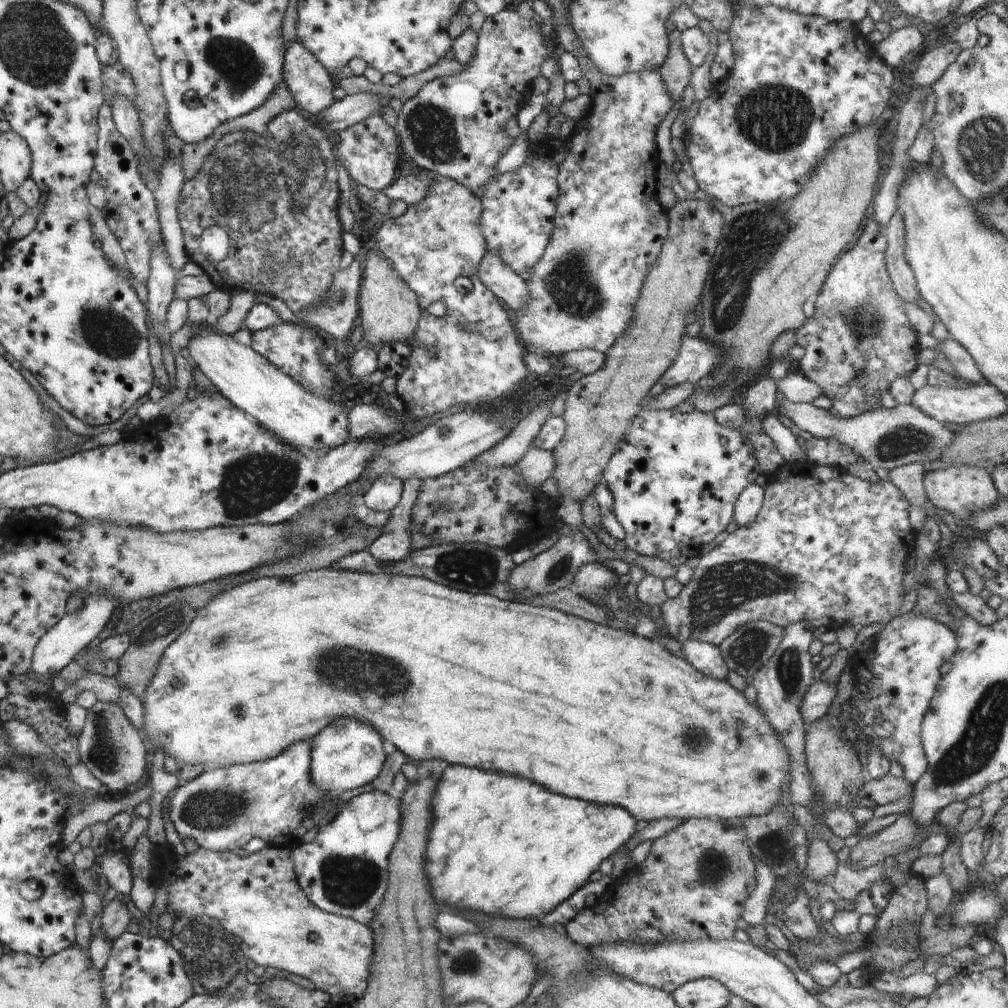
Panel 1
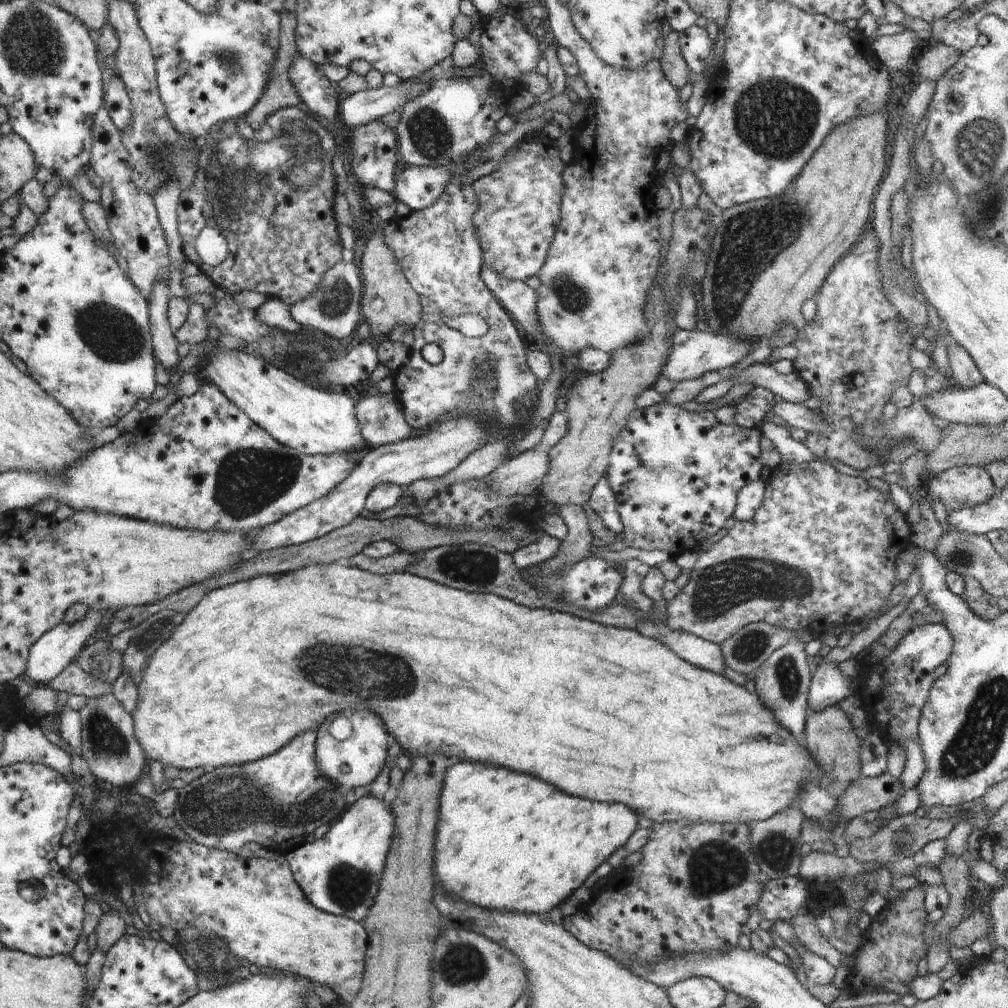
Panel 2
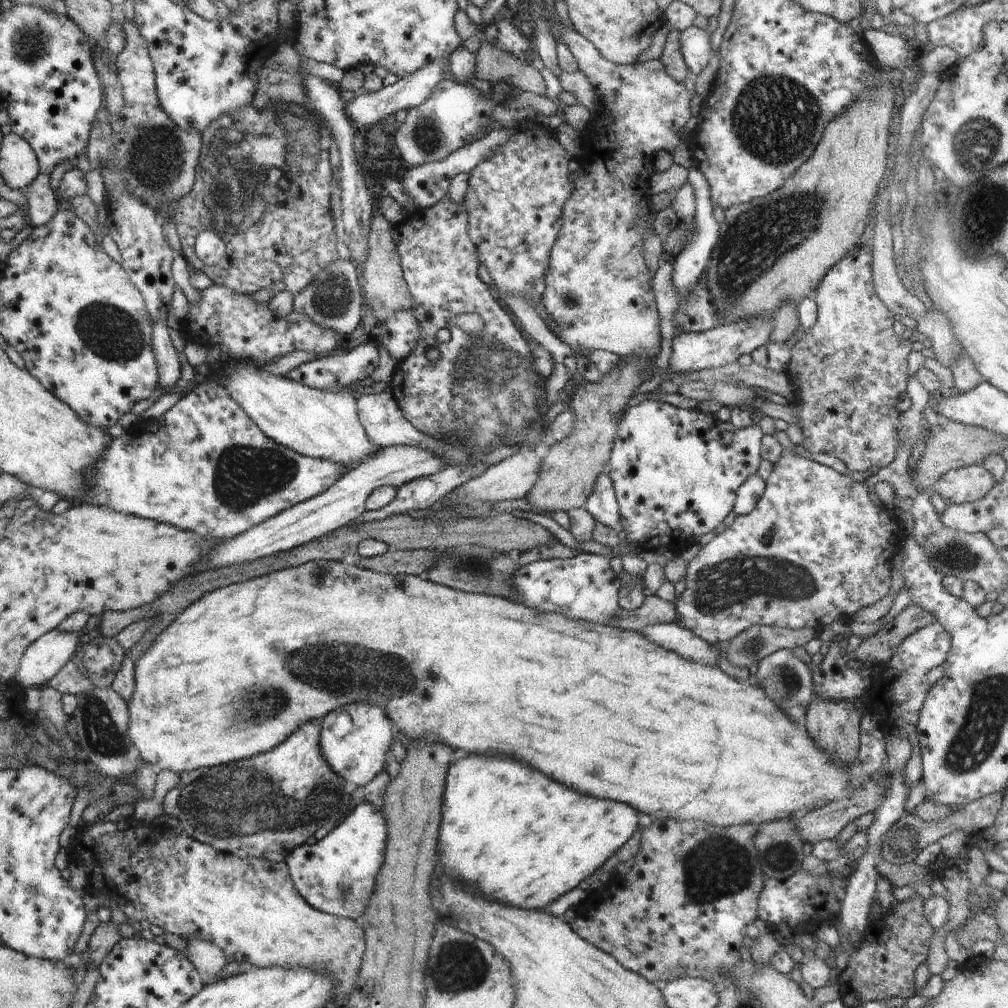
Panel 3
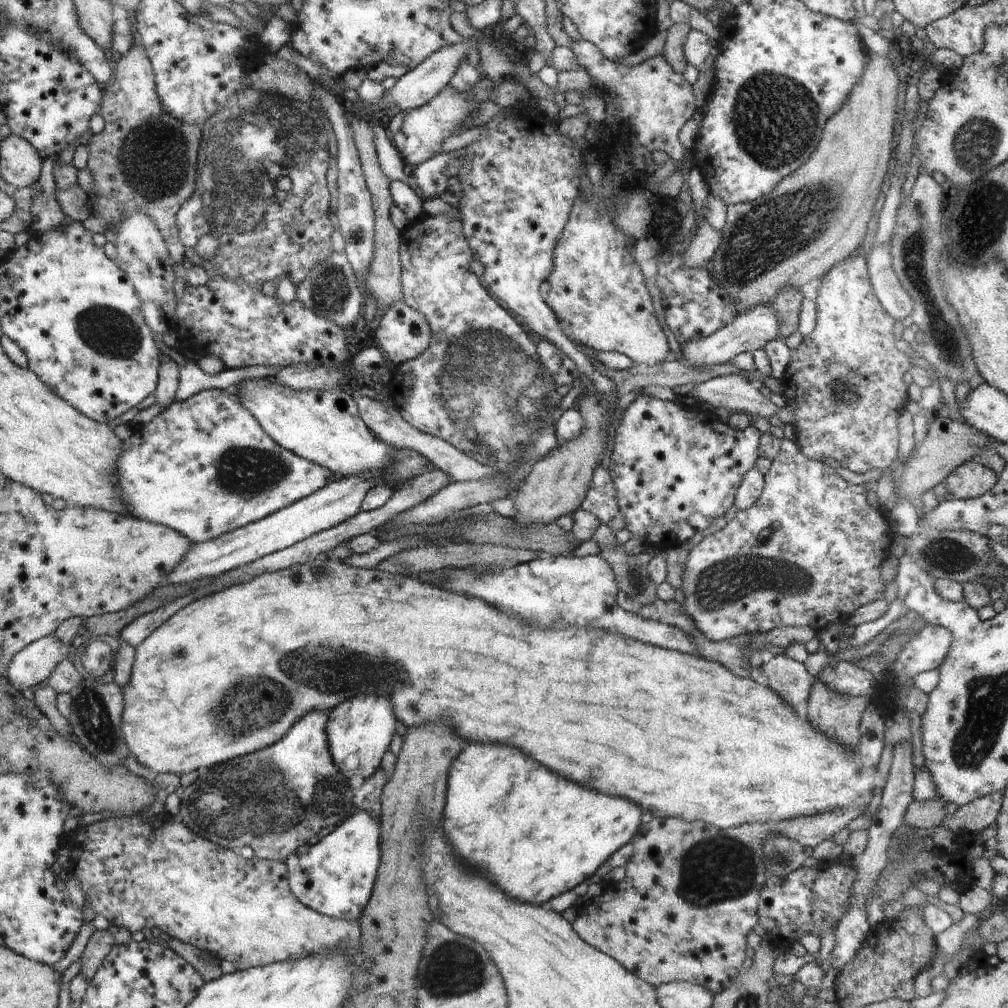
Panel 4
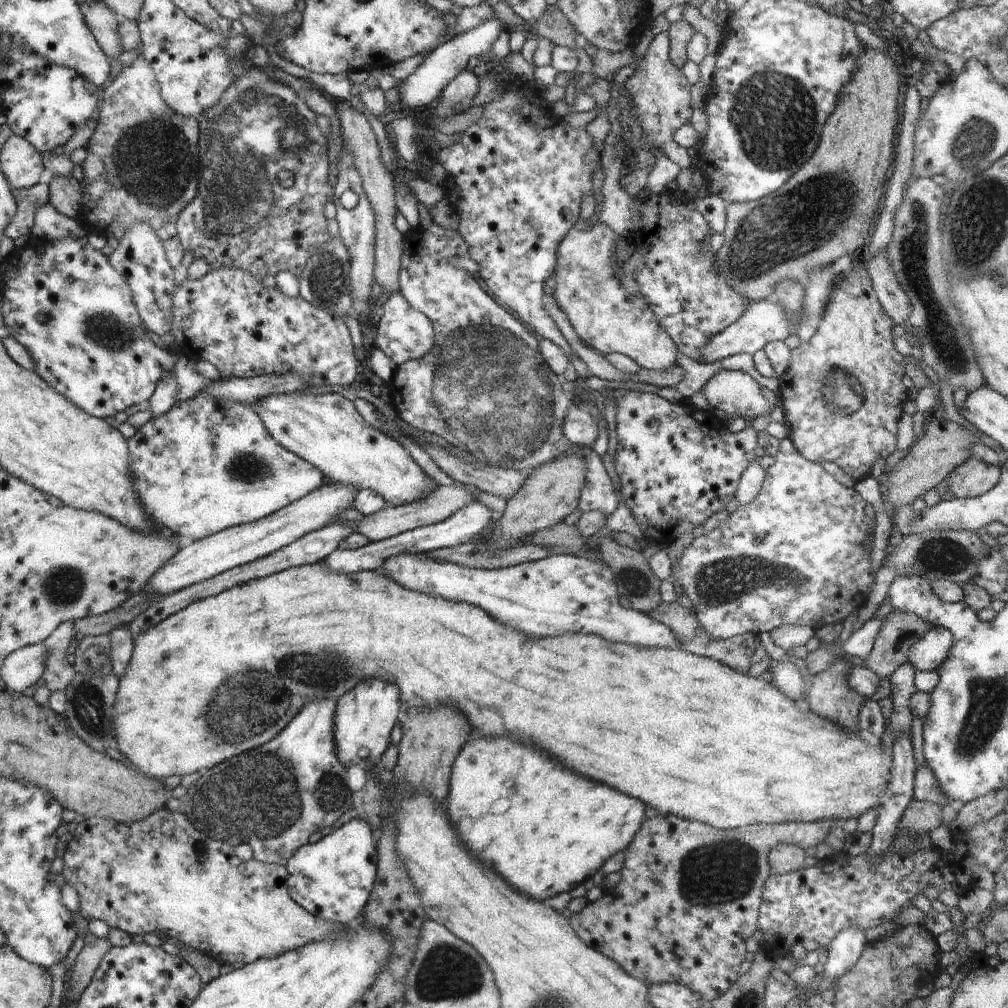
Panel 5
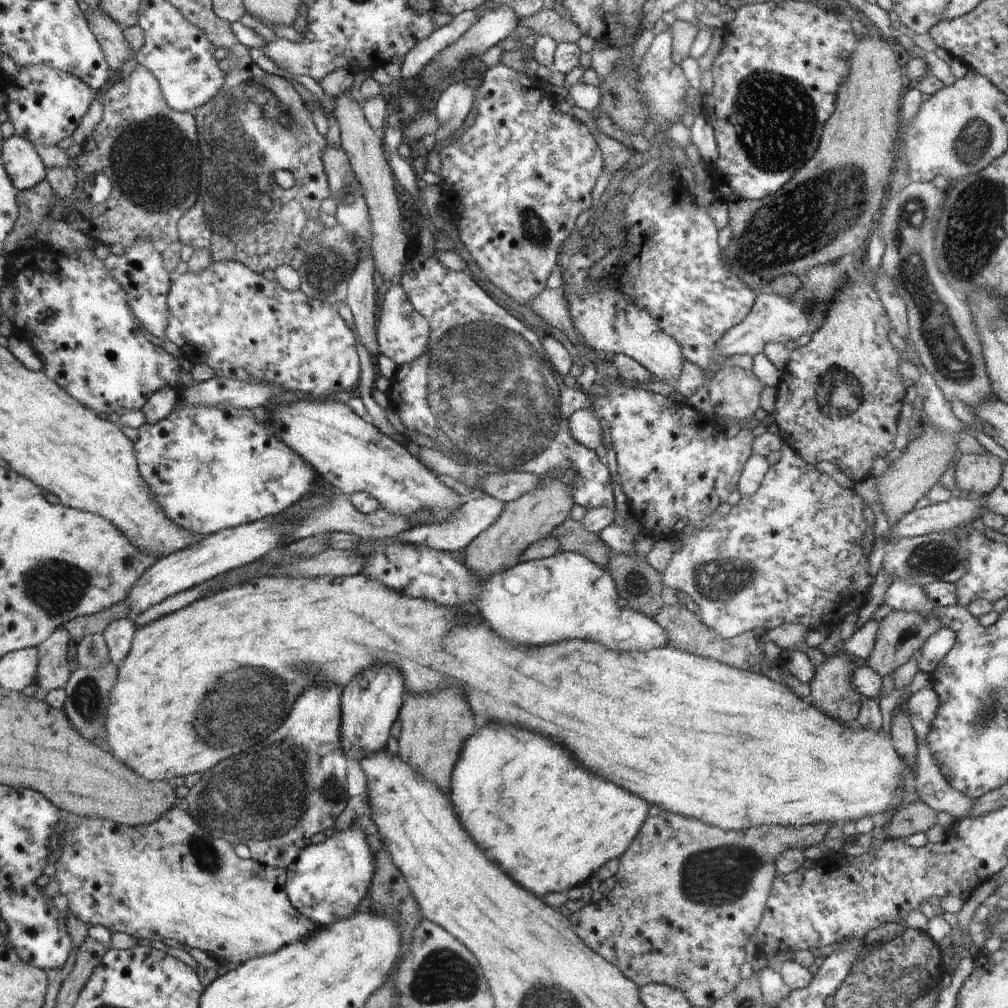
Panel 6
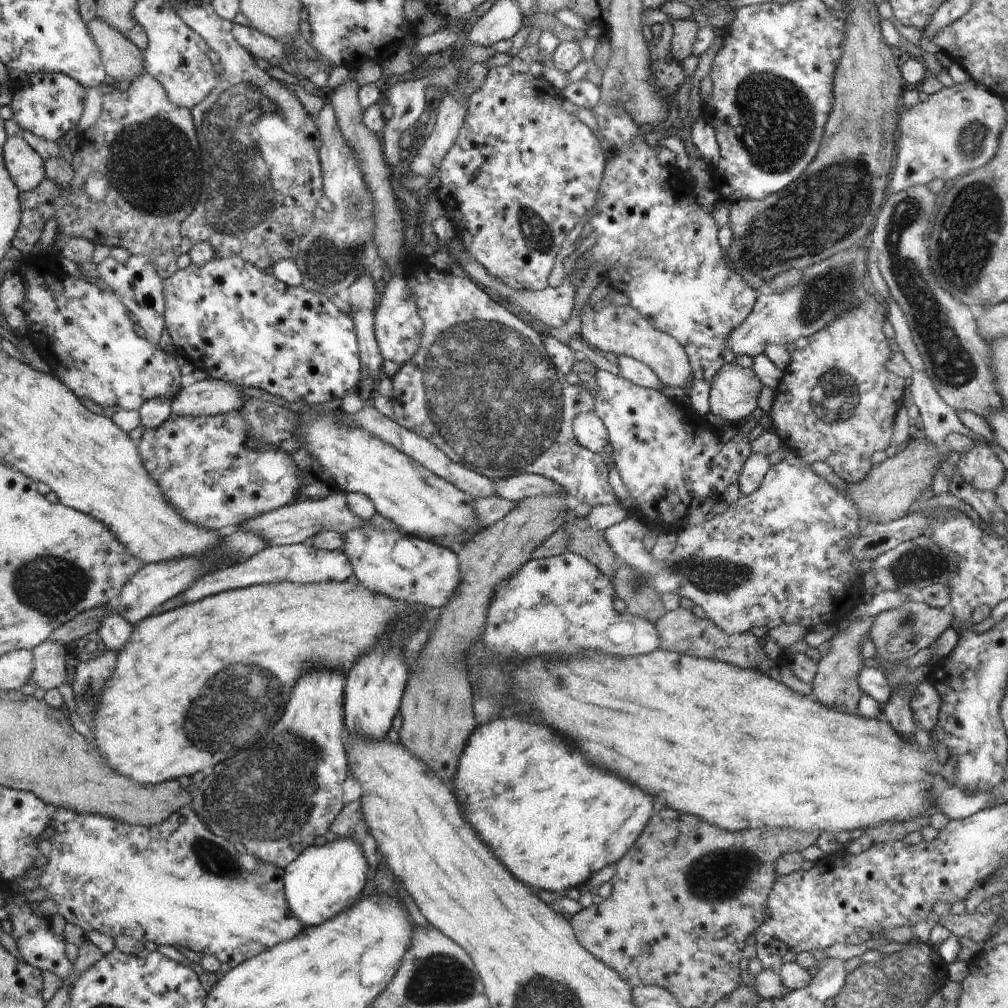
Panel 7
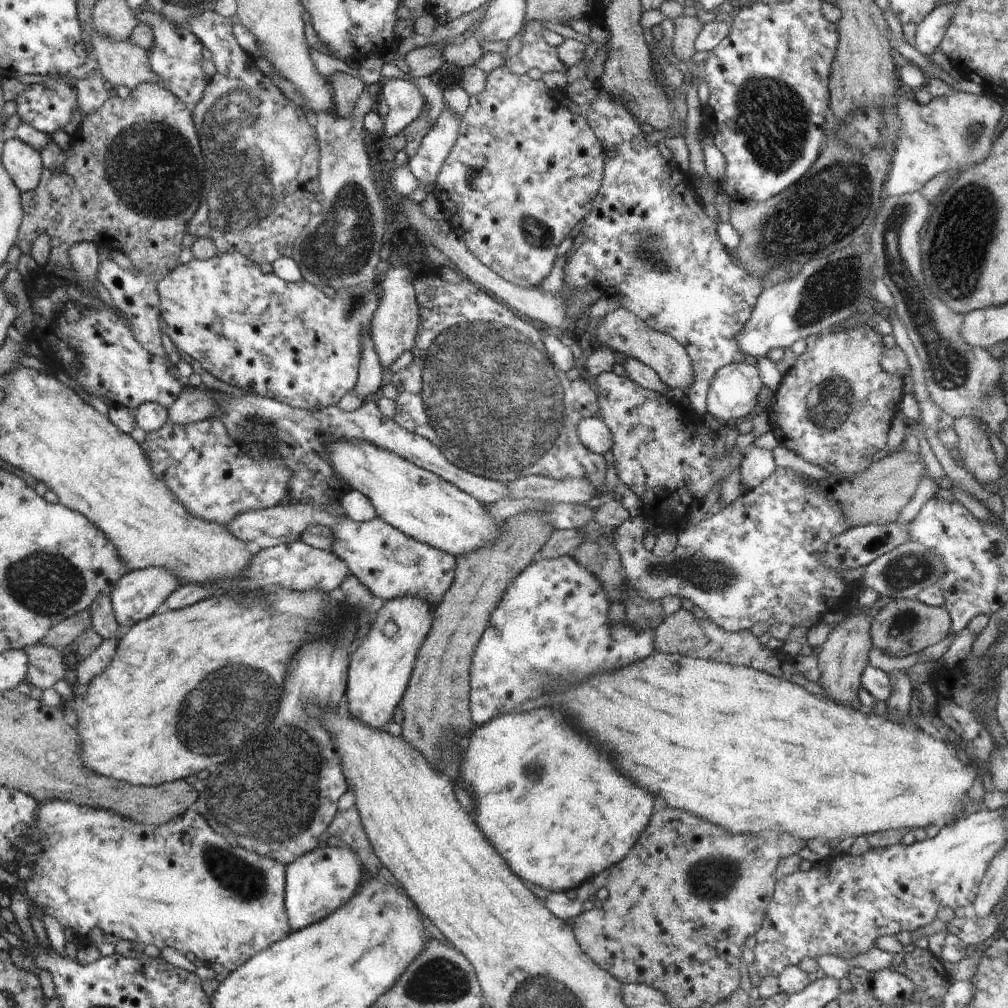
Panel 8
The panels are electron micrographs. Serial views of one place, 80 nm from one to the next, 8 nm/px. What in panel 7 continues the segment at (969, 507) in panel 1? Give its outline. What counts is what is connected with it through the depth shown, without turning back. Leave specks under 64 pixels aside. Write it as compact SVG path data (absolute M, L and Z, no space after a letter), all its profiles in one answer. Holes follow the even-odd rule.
M973 440L974 446L964 452L956 464L960 476L974 488L996 491L1004 481L1006 471L996 452L986 440Z

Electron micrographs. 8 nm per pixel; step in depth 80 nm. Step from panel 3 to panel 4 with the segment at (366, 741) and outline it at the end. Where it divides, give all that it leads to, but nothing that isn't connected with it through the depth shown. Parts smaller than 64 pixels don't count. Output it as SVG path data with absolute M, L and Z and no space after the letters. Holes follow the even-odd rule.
M359 691L355 697L343 700L338 707L330 710L327 740L334 763L349 779L355 776L367 779L380 767L382 756L390 748L392 736L399 730L389 696Z

